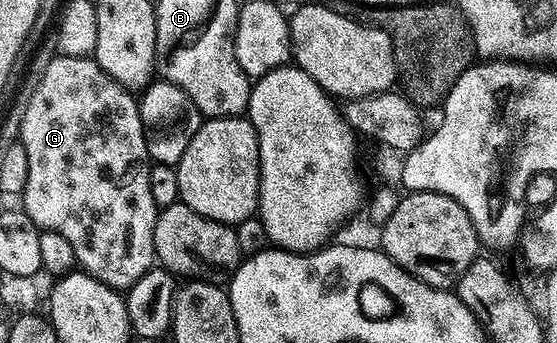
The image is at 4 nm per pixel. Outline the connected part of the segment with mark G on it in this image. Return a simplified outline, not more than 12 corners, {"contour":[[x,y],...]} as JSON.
{"contour":[[57,54],[20,119],[22,209],[127,292],[158,208],[133,92]]}

